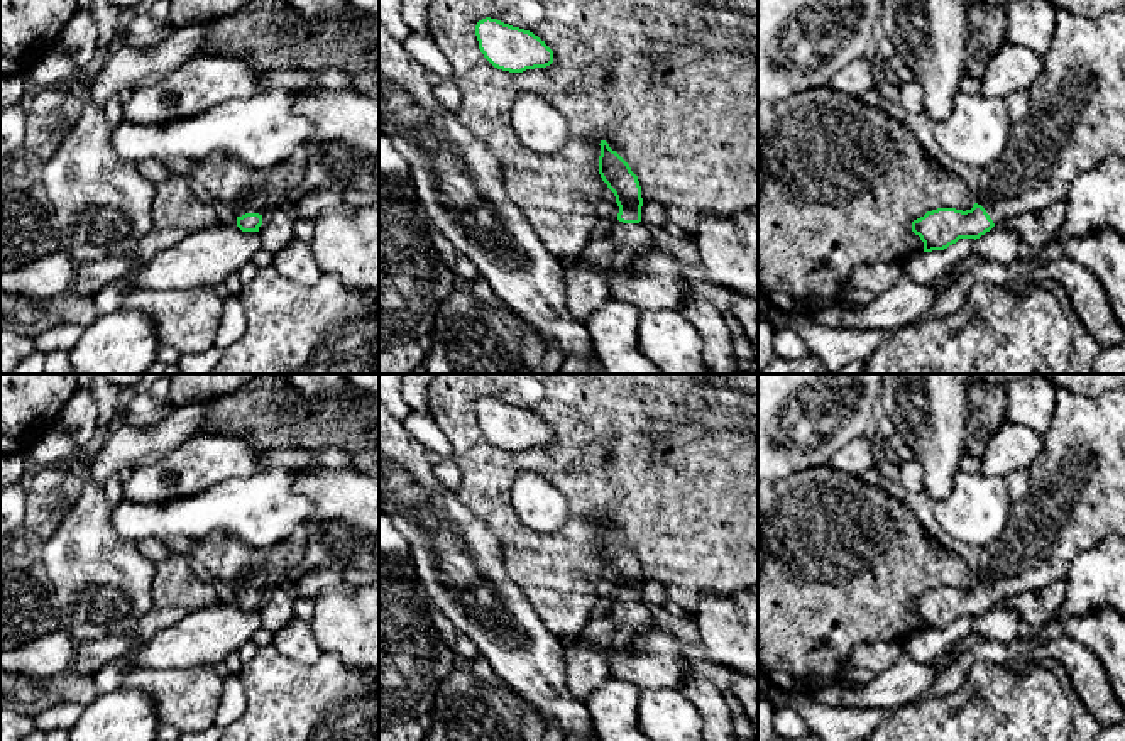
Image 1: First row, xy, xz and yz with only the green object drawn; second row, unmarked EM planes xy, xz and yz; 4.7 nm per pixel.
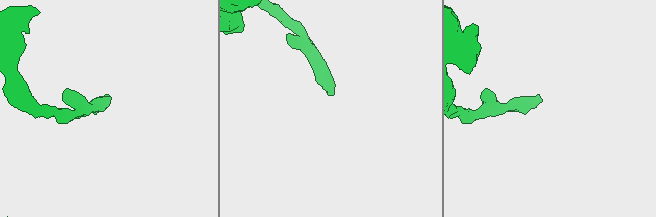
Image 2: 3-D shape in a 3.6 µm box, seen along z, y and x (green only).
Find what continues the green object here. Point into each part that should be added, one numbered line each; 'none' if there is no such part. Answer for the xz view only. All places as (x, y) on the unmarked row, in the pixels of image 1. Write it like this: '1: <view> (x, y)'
1: xz (587, 667)

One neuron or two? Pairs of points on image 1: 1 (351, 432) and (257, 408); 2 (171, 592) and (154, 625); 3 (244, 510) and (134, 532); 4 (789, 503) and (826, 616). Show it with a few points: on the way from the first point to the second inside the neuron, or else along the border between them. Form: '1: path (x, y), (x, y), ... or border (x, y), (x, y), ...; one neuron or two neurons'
1: path (327, 422), (281, 417); one neuron
2: path (171, 601), (161, 616); one neuron
3: path (217, 510), (181, 520), (161, 520); one neuron
4: path (817, 532), (823, 587); one neuron

